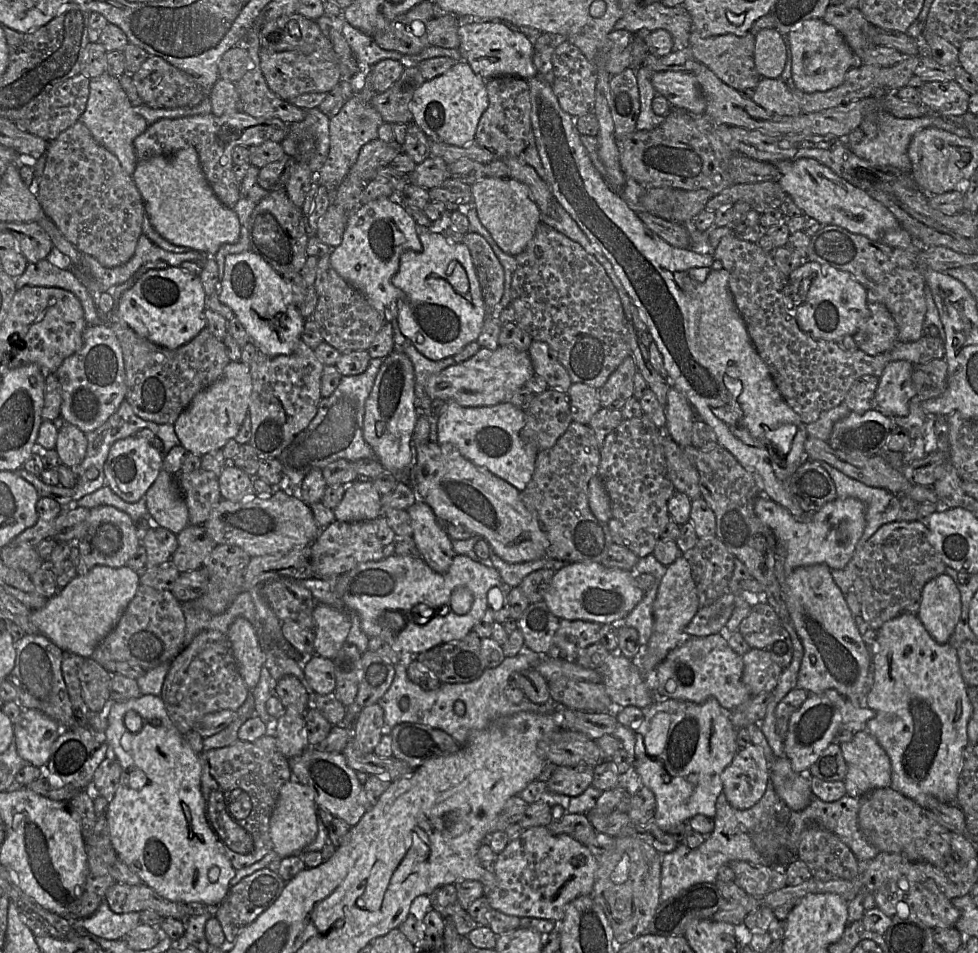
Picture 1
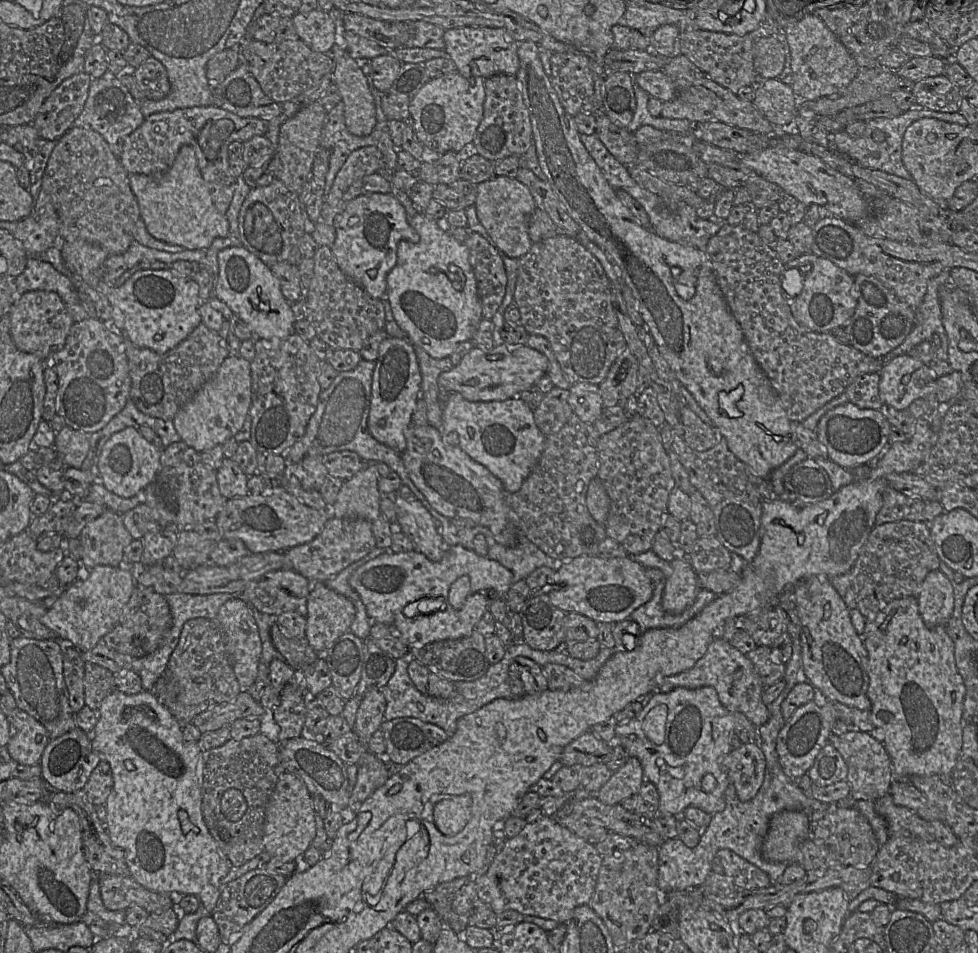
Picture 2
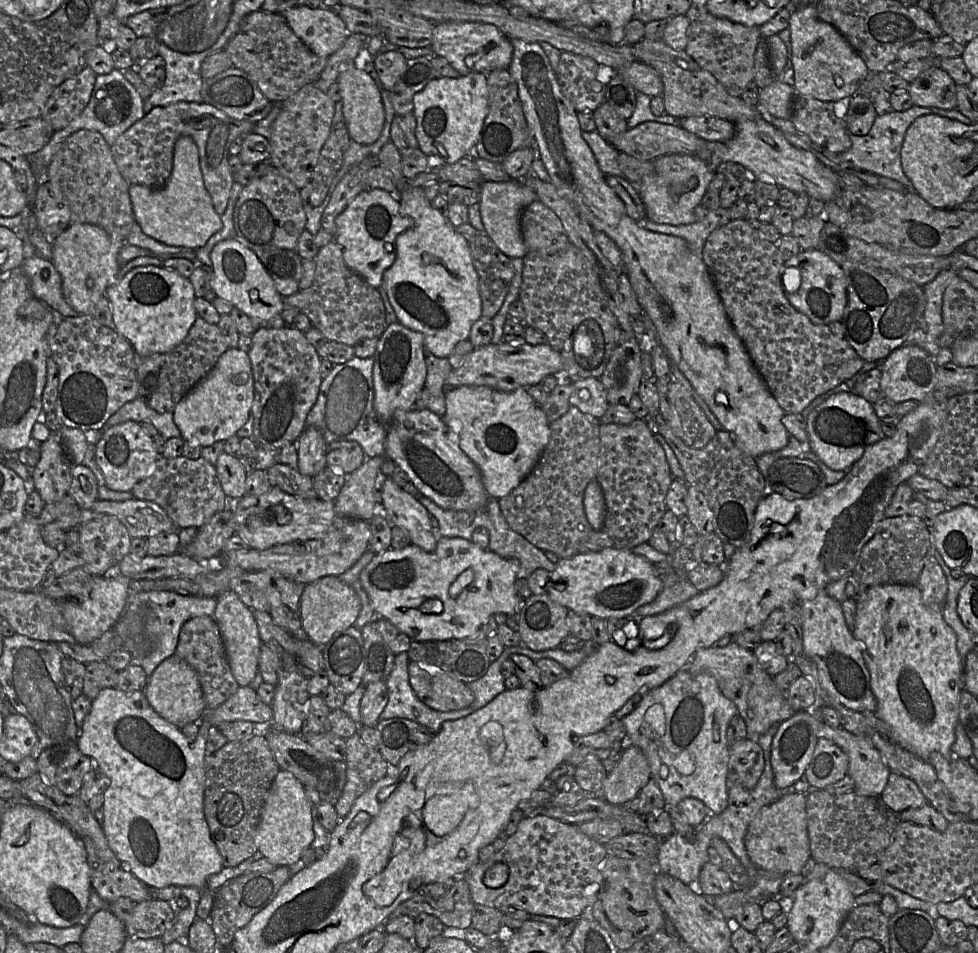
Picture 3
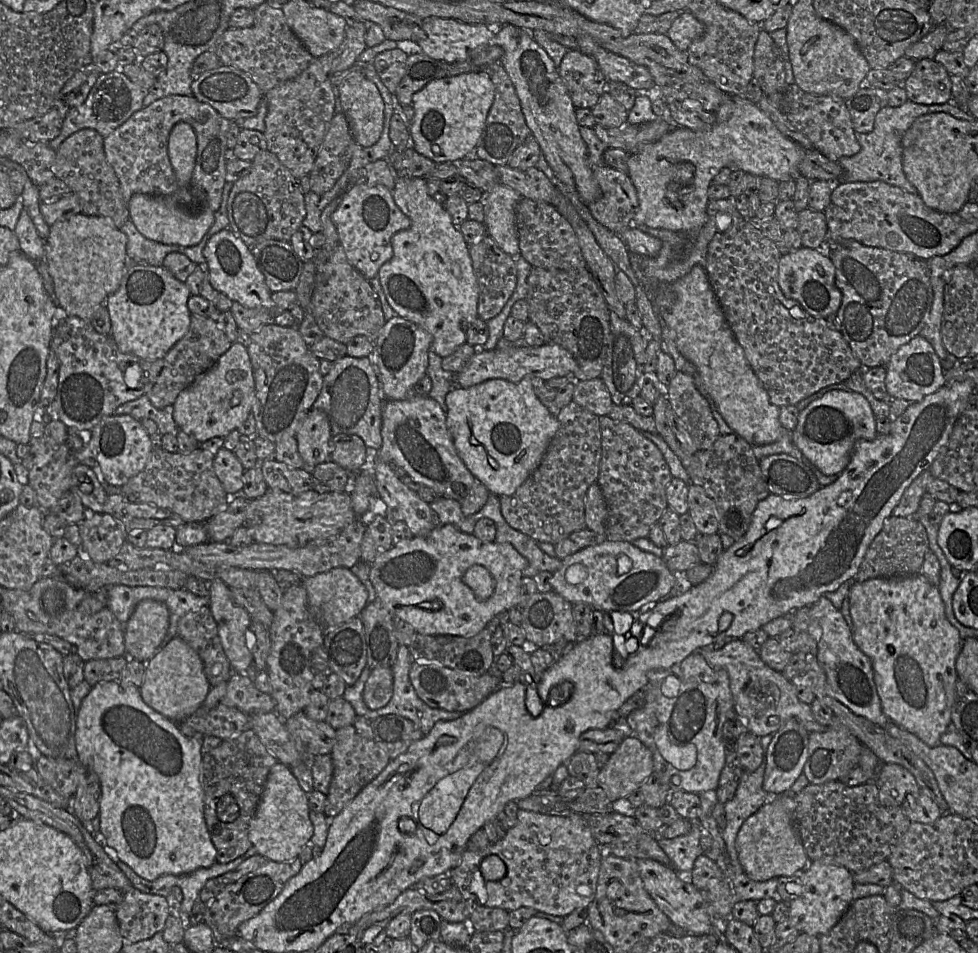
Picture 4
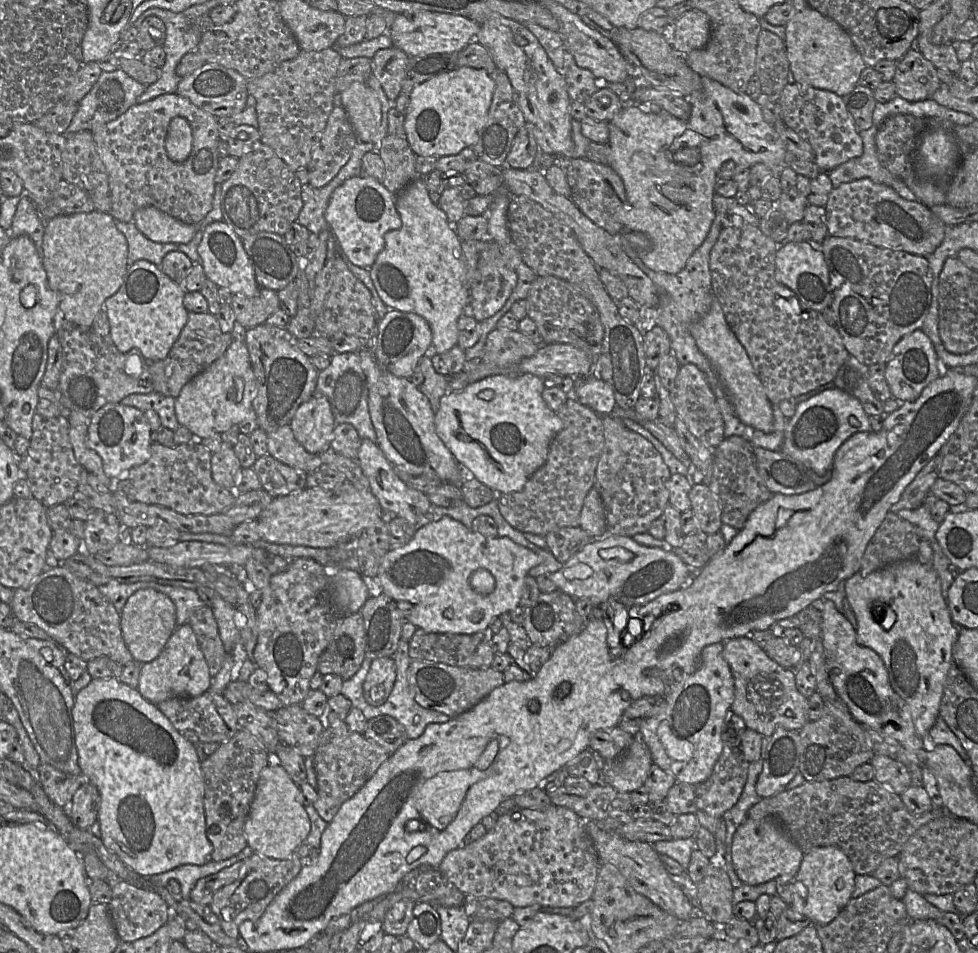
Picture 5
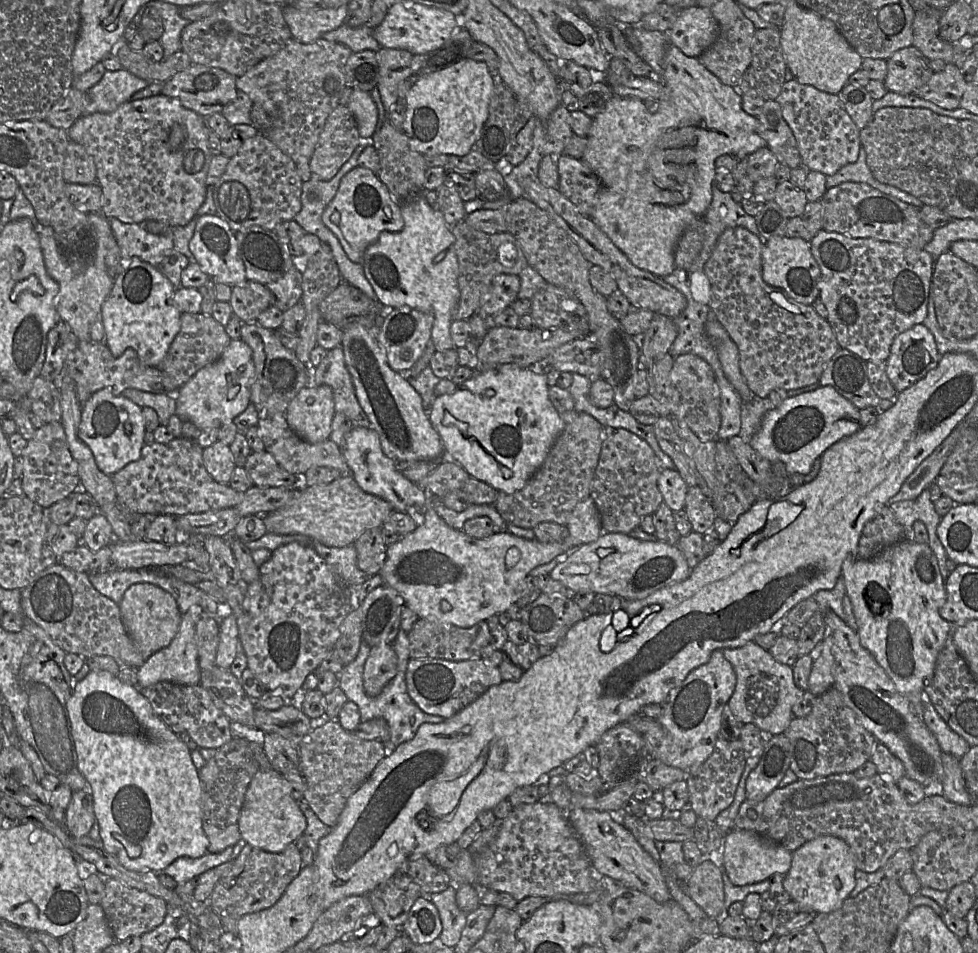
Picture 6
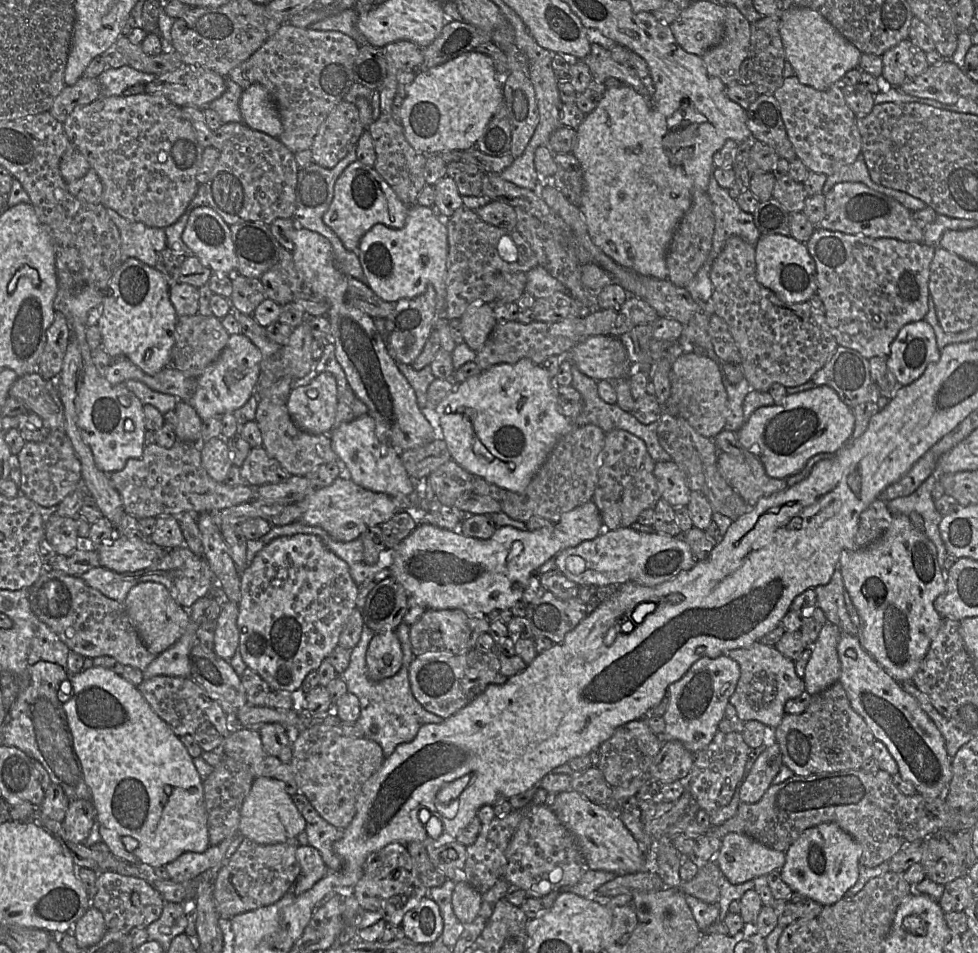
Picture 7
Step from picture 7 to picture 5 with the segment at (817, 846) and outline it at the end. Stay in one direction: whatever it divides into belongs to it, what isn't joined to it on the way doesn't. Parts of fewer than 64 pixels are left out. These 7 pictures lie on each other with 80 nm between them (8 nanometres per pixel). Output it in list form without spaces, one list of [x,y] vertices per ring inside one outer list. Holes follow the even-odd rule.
[[[835,846],[813,848],[804,853],[797,874],[790,883],[791,907],[806,916],[814,925],[833,921],[852,899],[855,889],[855,871],[845,853]]]

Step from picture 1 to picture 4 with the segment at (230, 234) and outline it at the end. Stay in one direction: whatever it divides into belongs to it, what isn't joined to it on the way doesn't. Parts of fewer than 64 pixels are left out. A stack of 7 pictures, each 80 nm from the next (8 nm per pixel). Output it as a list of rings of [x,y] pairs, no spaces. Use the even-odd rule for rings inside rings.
[[[185,122],[176,123],[168,139],[168,155],[179,183],[189,185],[197,157],[197,139],[193,128]],[[136,193],[128,201],[128,209],[130,220],[144,237],[167,245],[198,245],[215,222],[215,212],[204,202],[200,203],[198,210],[193,210],[167,196]]]

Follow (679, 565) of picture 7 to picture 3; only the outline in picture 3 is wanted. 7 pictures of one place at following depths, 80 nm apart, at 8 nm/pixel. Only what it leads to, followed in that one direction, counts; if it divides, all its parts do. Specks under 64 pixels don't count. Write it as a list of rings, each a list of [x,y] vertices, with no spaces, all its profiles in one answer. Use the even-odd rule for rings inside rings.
[[[612,547],[560,559],[551,573],[548,595],[570,611],[609,619],[631,616],[636,609],[652,602],[662,588],[663,582],[656,576],[654,565],[645,557],[629,549]]]

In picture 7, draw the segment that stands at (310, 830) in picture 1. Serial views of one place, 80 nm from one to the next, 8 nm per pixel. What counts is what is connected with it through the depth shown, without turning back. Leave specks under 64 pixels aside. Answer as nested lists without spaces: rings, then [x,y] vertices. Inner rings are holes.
[[[253,778],[251,789],[245,797],[239,821],[239,833],[258,844],[283,843],[305,832],[306,821],[286,791],[284,782],[266,778]]]

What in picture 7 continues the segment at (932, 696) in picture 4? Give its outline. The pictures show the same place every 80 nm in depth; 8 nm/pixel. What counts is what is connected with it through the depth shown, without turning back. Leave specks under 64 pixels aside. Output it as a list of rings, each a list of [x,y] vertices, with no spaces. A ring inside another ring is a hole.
[[[894,515],[890,527],[876,542],[864,548],[843,550],[839,557],[839,569],[845,589],[861,619],[861,646],[894,680],[899,683],[911,681],[919,670],[943,619],[933,605],[946,588],[945,573],[939,565],[935,545],[924,531],[912,525],[909,516]]]

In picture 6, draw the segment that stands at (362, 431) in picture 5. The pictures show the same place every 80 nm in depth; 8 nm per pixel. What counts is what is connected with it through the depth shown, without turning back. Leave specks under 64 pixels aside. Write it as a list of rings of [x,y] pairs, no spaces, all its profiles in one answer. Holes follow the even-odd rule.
[[[341,346],[328,350],[320,364],[311,369],[307,386],[327,385],[333,391],[335,412],[345,413],[354,427],[370,427],[360,406]]]

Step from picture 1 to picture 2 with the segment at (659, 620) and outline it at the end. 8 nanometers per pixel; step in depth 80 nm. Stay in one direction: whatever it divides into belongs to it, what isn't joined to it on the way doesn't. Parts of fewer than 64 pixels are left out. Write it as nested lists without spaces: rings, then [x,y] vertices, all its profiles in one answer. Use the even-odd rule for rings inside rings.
[[[678,554],[671,562],[672,574],[666,578],[662,608],[671,614],[680,614],[692,605],[701,586],[698,574],[688,559]]]

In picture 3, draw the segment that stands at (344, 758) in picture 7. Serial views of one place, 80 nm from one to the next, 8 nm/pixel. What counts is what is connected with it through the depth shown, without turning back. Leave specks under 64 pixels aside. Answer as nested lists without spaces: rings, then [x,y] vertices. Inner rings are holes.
[[[358,733],[345,739],[345,743],[346,781],[334,801],[340,818],[349,813],[360,795],[384,778],[390,770],[390,765],[380,751],[364,744]]]

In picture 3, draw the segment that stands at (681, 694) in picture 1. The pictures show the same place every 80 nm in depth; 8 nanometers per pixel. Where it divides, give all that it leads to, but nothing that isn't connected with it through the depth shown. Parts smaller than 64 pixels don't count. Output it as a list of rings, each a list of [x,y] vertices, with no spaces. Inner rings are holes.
[[[734,641],[726,647],[712,646],[697,650],[683,669],[692,674],[704,672],[712,675],[723,695],[737,706],[738,715],[744,720],[750,736],[766,732],[796,712],[788,701],[787,691],[776,686],[774,678],[760,667],[754,653]]]

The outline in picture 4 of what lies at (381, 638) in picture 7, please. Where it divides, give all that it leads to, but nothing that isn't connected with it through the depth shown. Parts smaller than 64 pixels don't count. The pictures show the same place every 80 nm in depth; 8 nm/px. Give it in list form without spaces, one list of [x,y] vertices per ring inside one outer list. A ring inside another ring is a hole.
[[[390,667],[372,669],[366,681],[363,700],[371,710],[385,707],[393,695],[393,671]]]

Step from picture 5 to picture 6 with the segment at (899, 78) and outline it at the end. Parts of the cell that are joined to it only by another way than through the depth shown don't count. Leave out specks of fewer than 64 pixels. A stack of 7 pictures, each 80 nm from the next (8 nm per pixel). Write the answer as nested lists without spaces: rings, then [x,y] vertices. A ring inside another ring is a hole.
[[[913,46],[893,53],[887,59],[887,75],[883,81],[887,90],[901,95],[914,94],[934,73],[929,61]]]

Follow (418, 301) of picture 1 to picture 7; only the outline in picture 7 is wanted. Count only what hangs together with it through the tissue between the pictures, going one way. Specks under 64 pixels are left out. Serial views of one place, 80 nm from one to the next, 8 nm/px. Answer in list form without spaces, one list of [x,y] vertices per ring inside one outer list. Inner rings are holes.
[[[417,204],[409,207],[407,222],[403,228],[392,229],[383,224],[376,224],[361,238],[356,251],[358,259],[363,269],[367,285],[384,301],[396,303],[400,299],[415,298],[422,295],[428,286],[433,286],[436,291],[434,330],[440,336],[441,349],[452,353],[456,344],[450,334],[448,324],[450,320],[446,318],[446,277],[449,245],[445,220],[434,208],[426,208]]]

